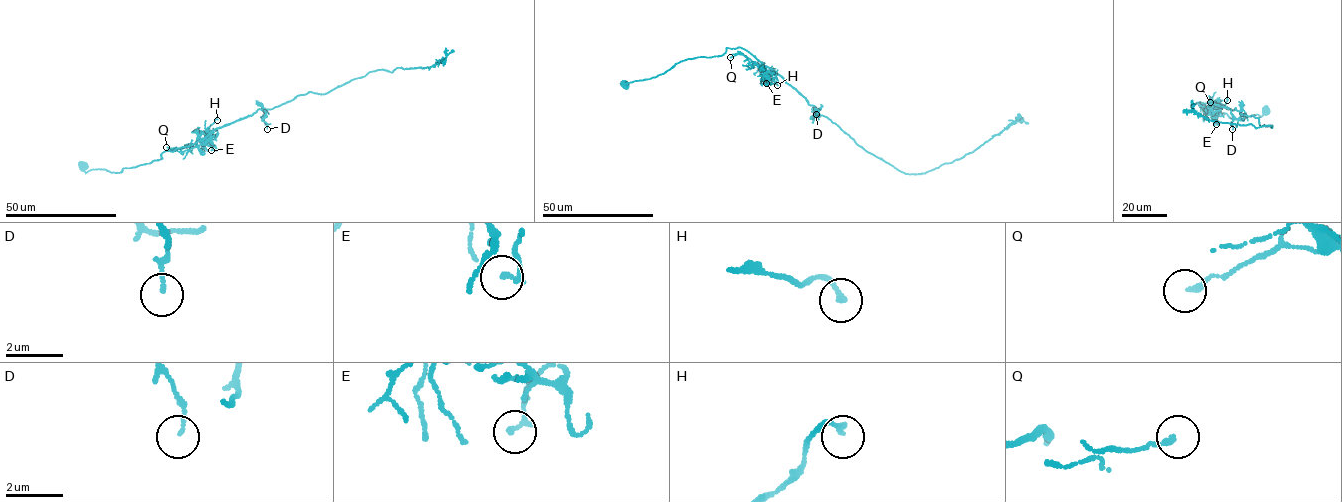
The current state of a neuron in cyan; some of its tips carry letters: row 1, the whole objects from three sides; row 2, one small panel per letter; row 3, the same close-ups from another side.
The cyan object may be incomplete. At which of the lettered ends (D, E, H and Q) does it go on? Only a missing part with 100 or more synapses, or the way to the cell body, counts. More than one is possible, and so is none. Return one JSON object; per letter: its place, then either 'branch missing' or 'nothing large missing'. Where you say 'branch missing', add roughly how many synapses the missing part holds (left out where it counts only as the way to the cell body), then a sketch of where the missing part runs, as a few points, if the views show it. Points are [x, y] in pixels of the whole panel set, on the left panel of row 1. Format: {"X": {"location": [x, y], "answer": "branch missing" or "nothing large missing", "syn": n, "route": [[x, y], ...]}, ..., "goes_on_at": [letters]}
{"D": {"location": [267, 129], "answer": "nothing large missing"}, "E": {"location": [211, 150], "answer": "nothing large missing"}, "H": {"location": [217, 120], "answer": "nothing large missing"}, "Q": {"location": [166, 147], "answer": "nothing large missing"}, "goes_on_at": []}

